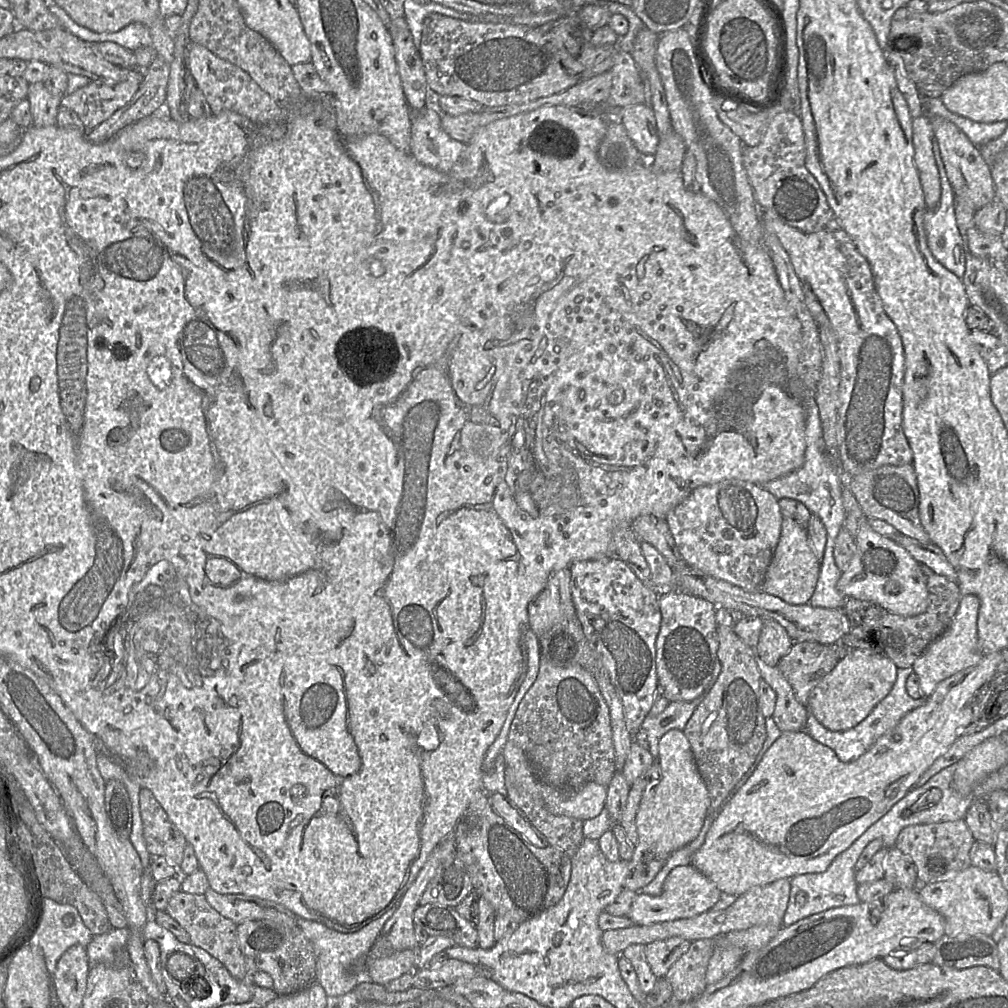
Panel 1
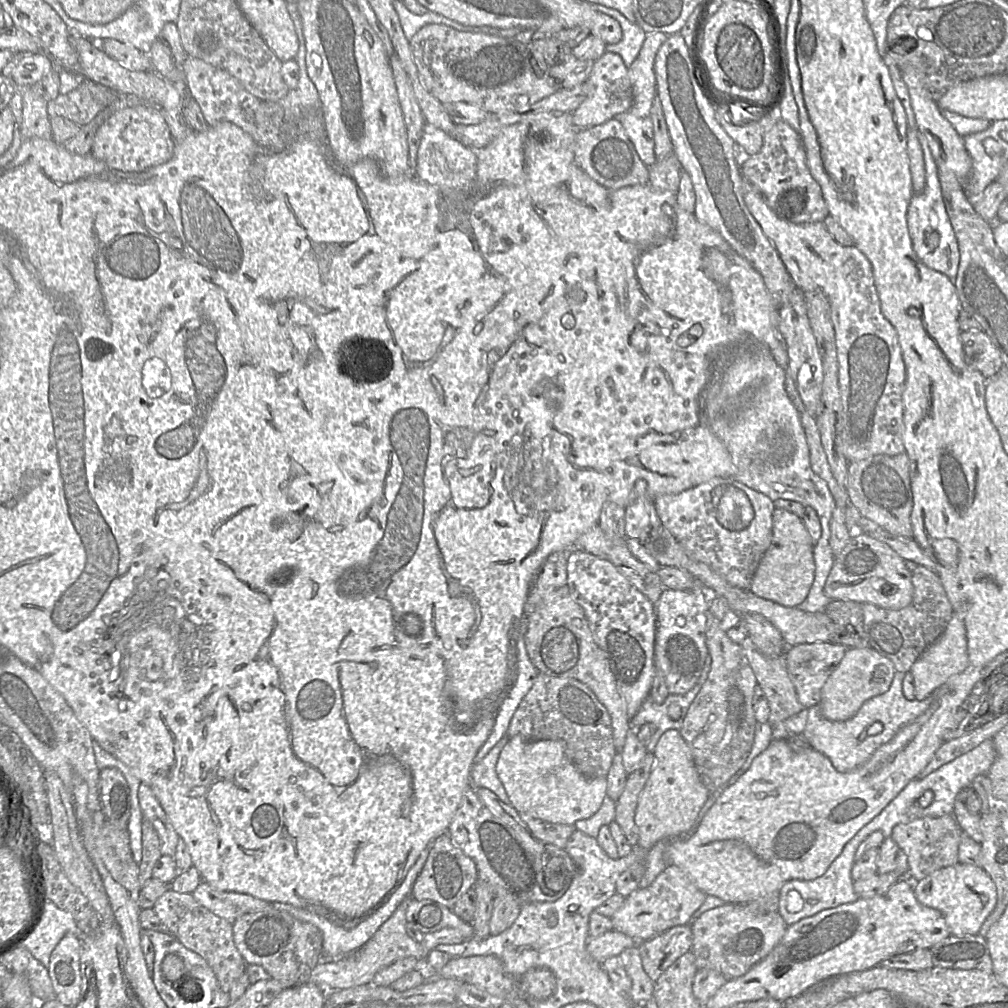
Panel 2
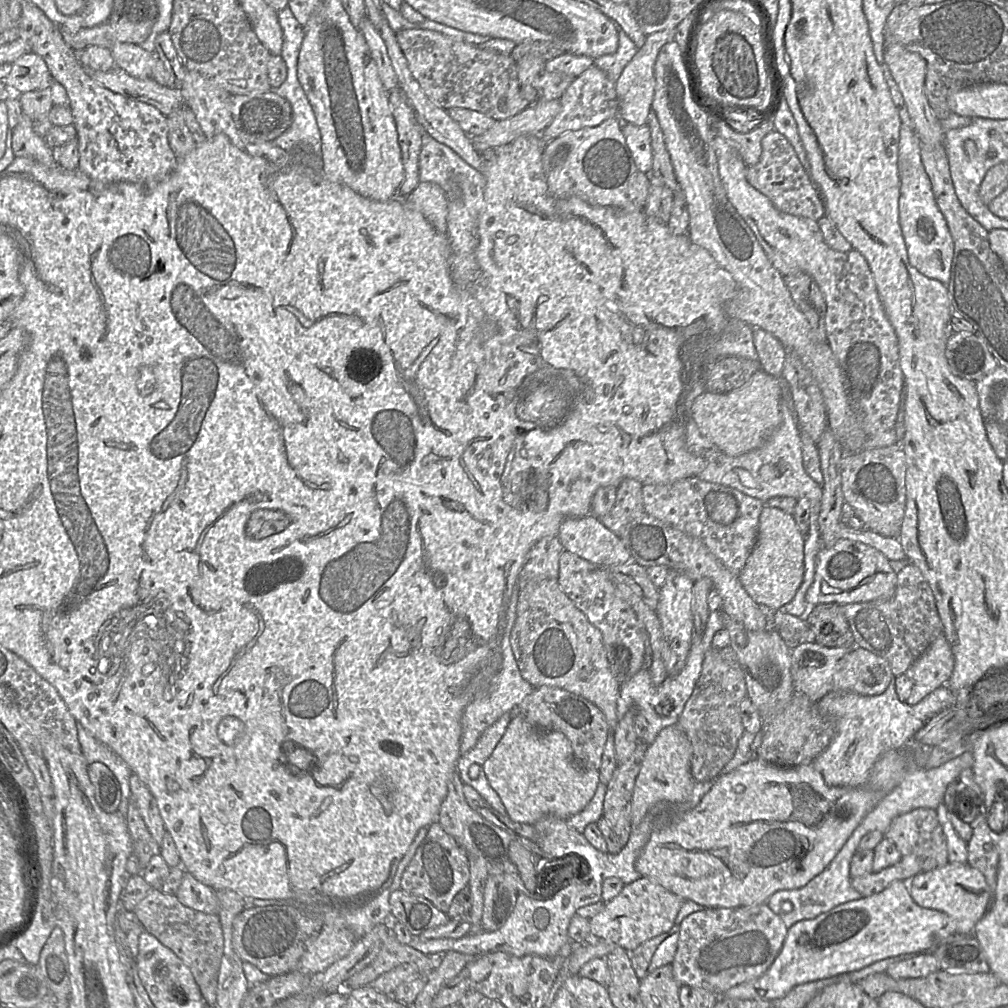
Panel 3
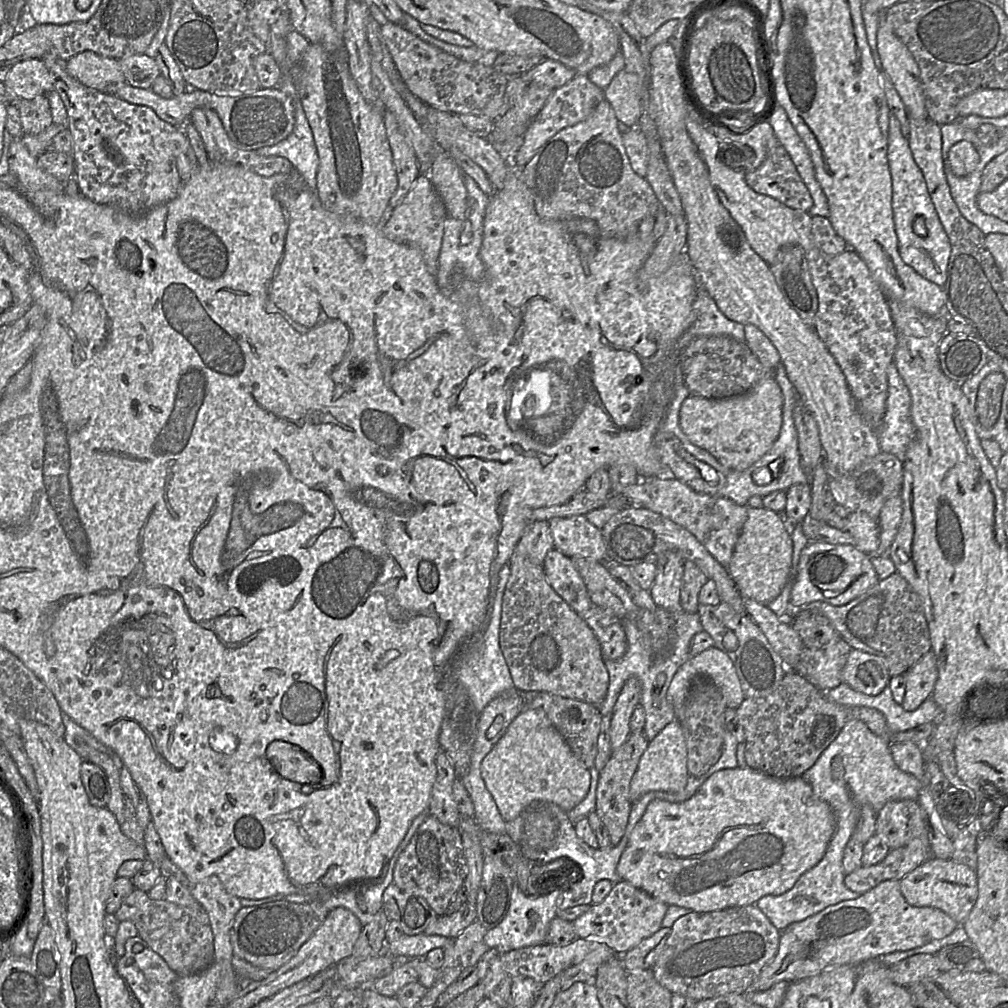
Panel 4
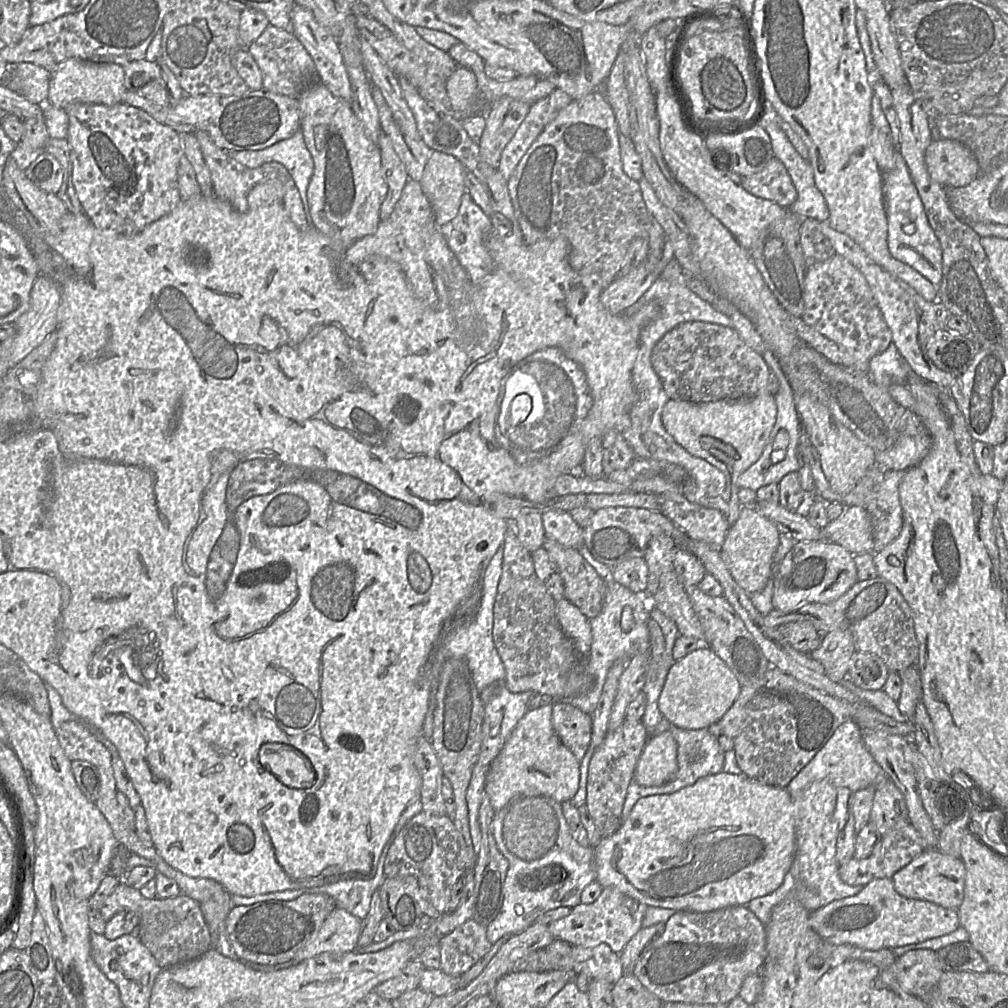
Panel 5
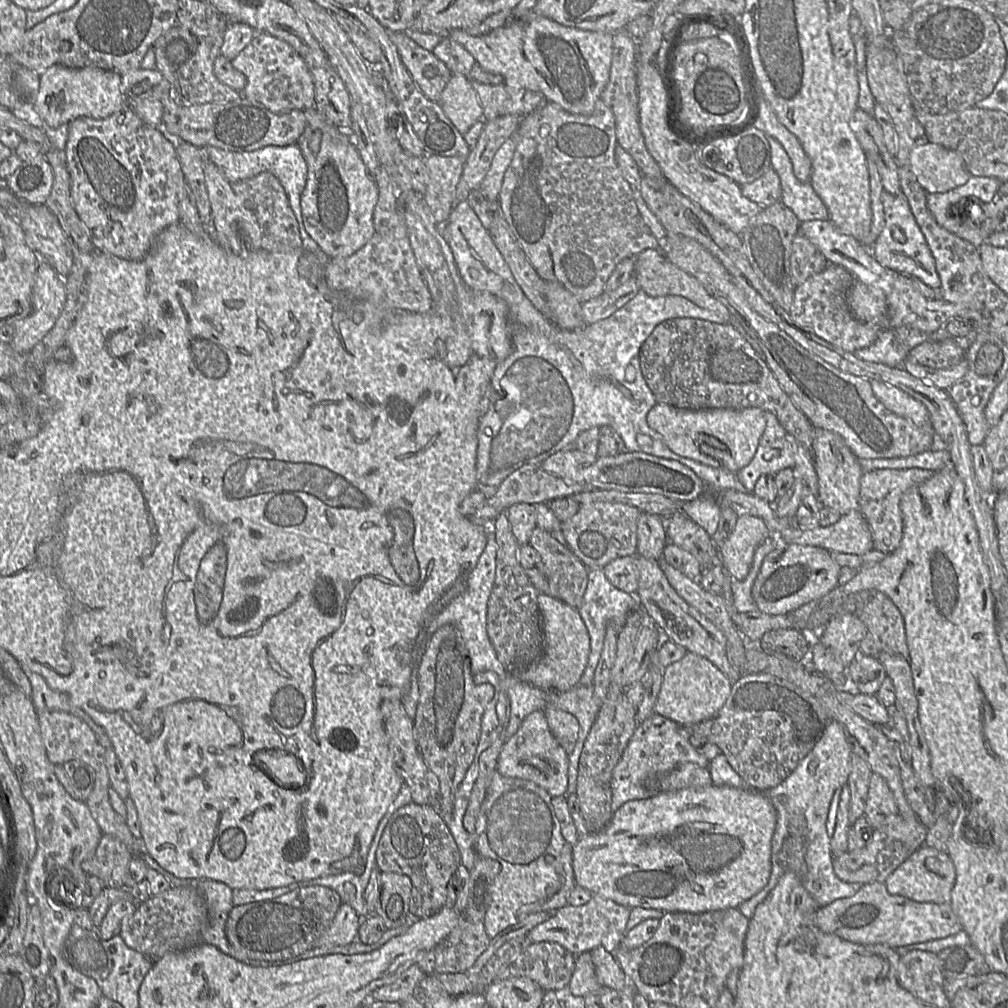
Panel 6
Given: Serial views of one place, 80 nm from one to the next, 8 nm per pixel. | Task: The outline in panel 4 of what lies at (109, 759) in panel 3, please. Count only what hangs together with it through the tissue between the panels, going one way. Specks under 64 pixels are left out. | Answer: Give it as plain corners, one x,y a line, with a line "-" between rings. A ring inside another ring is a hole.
63,712
62,719
65,726
64,740
68,745
73,749
76,745
87,746
92,750
108,755
117,770
117,778
120,783
120,770
123,766
123,762
121,759
117,758
117,756
112,752
113,750
110,750
101,741
96,739
88,730
80,726
74,719

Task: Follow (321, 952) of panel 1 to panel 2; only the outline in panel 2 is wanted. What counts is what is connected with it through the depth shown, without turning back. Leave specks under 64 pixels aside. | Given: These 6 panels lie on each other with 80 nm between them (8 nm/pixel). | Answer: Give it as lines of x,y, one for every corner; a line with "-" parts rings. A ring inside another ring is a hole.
424,850
417,862
413,865
413,867
407,873
407,876
401,886
392,894
390,899
378,910
376,910
372,915
363,920
357,926
353,928
344,928
340,925
337,925
325,917
319,916
315,913
312,913
308,910
298,908
296,906
284,903
272,903
273,908
277,908
279,910
284,910
292,915
297,920
302,922
307,922
316,926
322,933
323,940
323,960
326,962
335,961
345,956
352,954
353,952
359,950
363,947
379,930
379,928
394,914
397,907
400,905
402,901
411,896
412,886
421,872
425,861
428,856
428,850

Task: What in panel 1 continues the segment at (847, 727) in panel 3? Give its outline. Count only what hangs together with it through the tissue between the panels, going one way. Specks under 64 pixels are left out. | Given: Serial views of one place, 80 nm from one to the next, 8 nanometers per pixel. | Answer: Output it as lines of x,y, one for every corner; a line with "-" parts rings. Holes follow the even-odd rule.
912,667
898,668
897,679
889,692
859,724
845,731
832,731
823,726
809,713
806,732
817,742
831,748
842,762
852,762
863,755
881,736
891,731
910,711
923,706
928,698
912,698
906,689
906,681
914,672

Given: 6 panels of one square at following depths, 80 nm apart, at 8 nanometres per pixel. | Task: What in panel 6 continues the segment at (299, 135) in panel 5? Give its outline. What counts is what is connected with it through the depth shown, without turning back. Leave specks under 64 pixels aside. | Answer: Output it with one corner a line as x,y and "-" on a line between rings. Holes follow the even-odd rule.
297,143
287,146
269,145
254,151
239,152
224,150
213,146
206,146
200,149
204,151
209,159
220,169
224,177
231,182
249,179
262,172
274,174
284,188
289,205
297,219
302,247
311,252
316,252
320,249
306,232
303,224
301,197
307,183
308,166

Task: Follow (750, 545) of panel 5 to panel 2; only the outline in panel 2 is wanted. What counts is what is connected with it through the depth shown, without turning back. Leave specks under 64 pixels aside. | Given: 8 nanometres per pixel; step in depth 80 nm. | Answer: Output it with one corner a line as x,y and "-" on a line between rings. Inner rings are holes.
776,508
771,545
753,576
750,592
782,606
798,607
807,598
814,577
813,544
802,519
788,510

